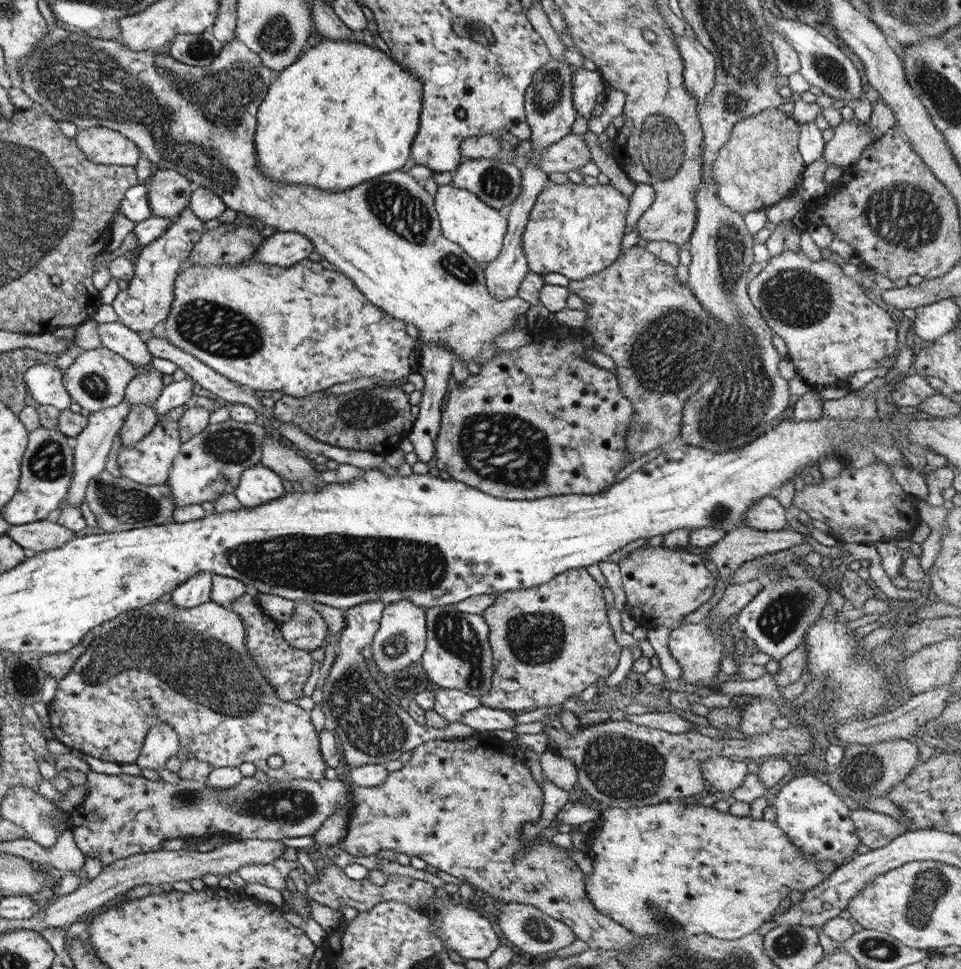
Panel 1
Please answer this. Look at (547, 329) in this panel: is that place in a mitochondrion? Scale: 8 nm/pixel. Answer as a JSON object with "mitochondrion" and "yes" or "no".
{"mitochondrion":"no"}

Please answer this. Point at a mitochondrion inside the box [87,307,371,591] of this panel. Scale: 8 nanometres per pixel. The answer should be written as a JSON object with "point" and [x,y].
{"point":[123,505]}

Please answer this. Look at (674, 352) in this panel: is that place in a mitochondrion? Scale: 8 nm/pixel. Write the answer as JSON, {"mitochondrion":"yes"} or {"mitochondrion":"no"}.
{"mitochondrion":"yes"}

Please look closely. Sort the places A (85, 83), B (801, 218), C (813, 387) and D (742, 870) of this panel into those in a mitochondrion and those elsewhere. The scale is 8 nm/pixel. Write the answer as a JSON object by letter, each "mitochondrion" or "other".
{"A":"mitochondrion","B":"other","C":"other","D":"other"}

